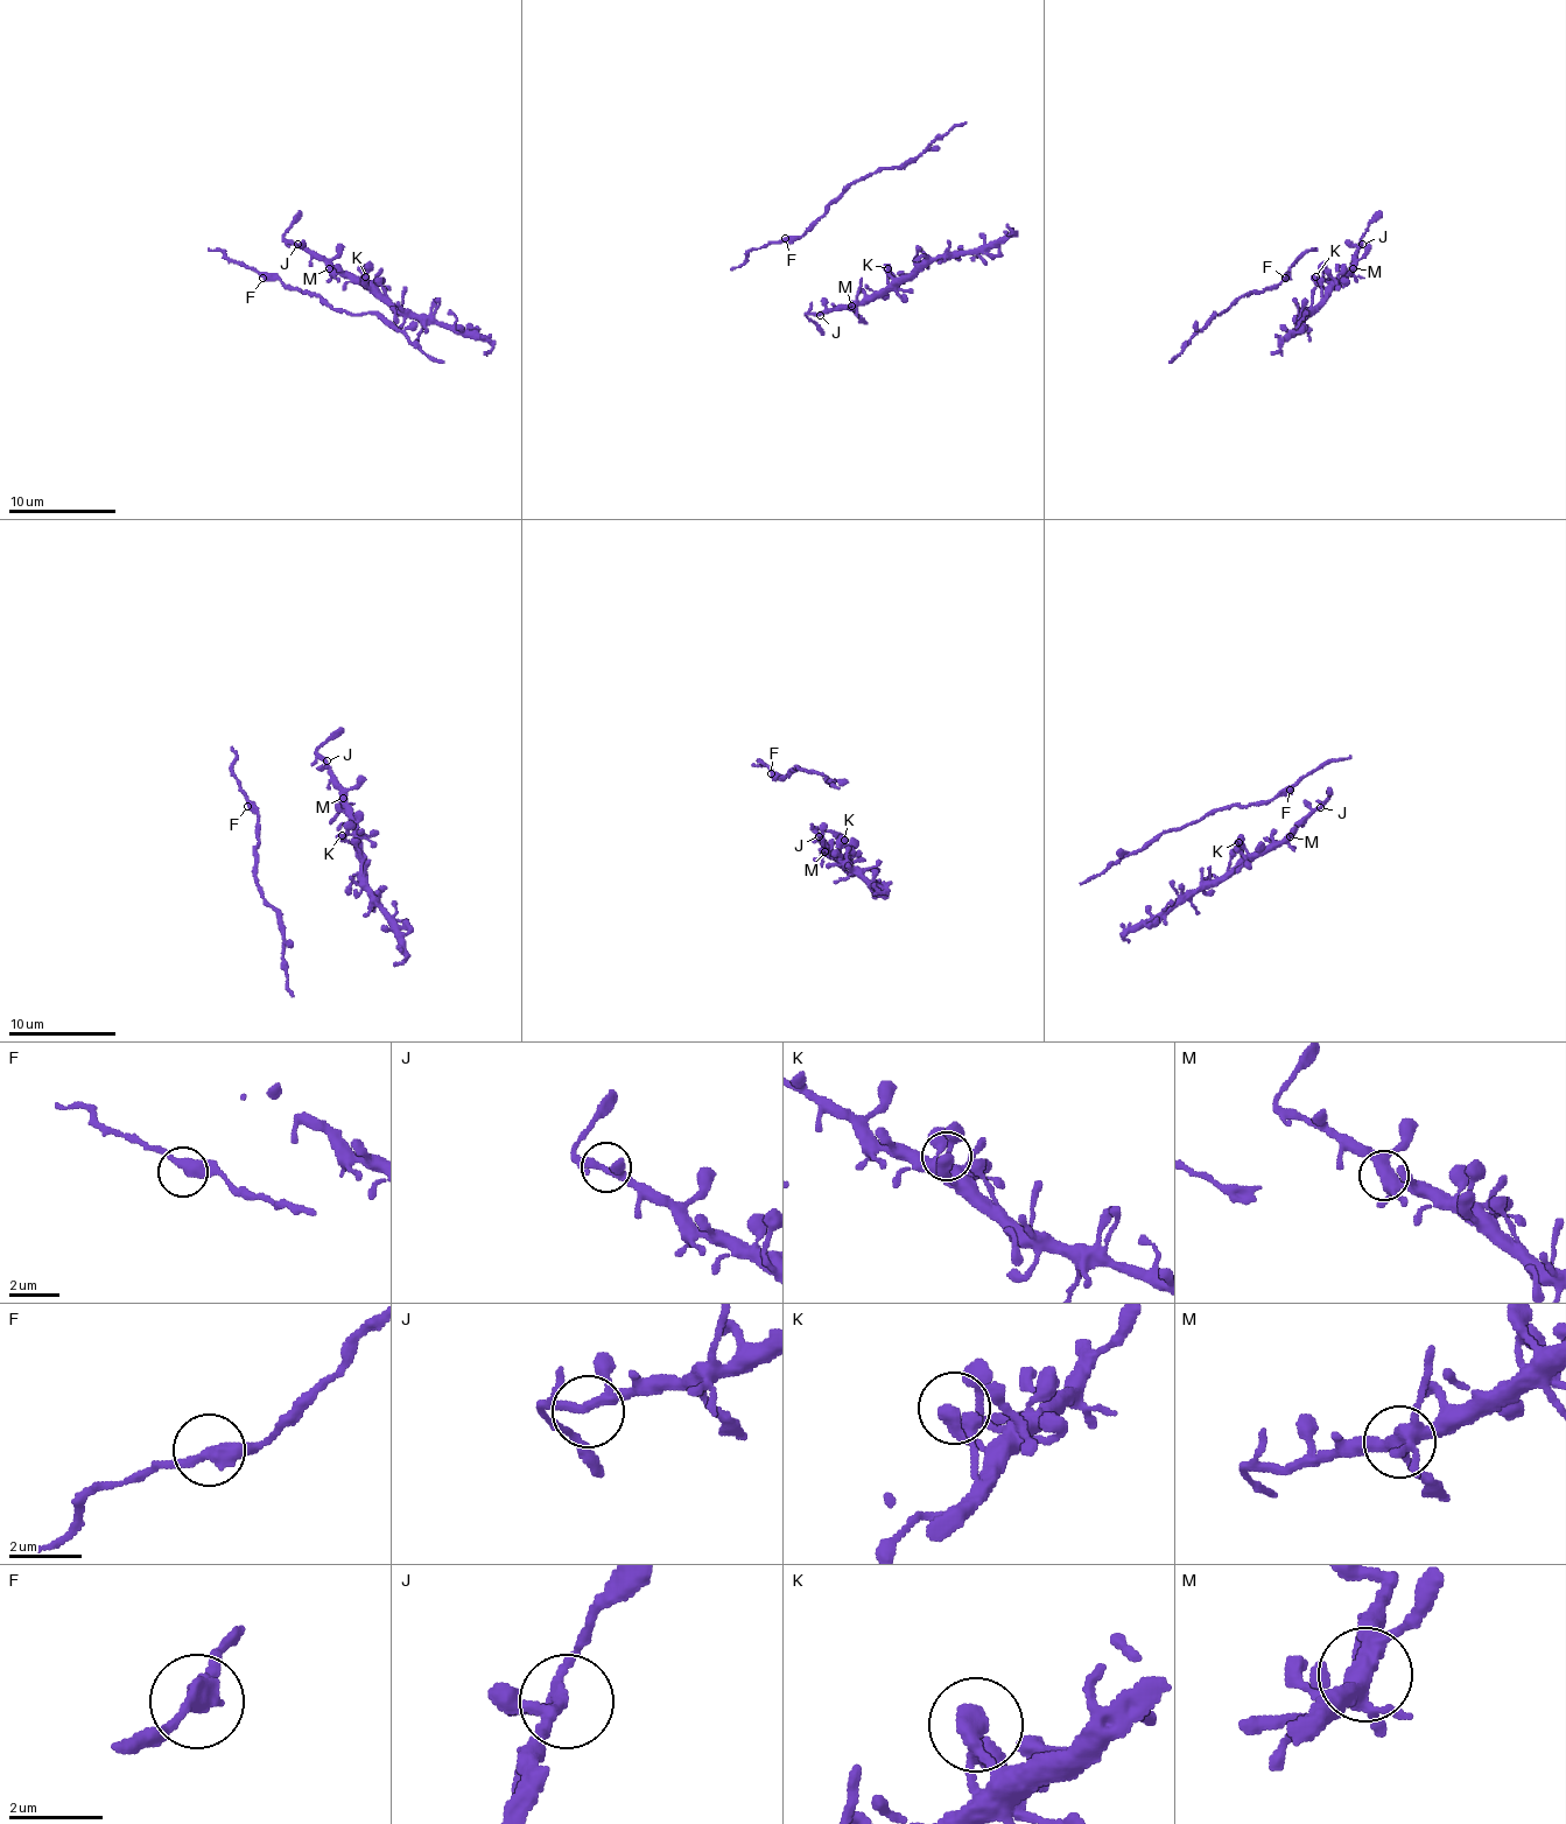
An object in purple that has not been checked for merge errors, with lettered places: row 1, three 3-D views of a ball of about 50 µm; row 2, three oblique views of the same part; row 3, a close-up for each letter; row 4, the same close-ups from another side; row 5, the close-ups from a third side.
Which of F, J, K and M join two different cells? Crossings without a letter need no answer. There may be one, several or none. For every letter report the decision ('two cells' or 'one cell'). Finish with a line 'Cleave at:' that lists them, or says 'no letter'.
F: one cell
J: one cell
K: one cell
M: one cell
Cleave at: no letter

